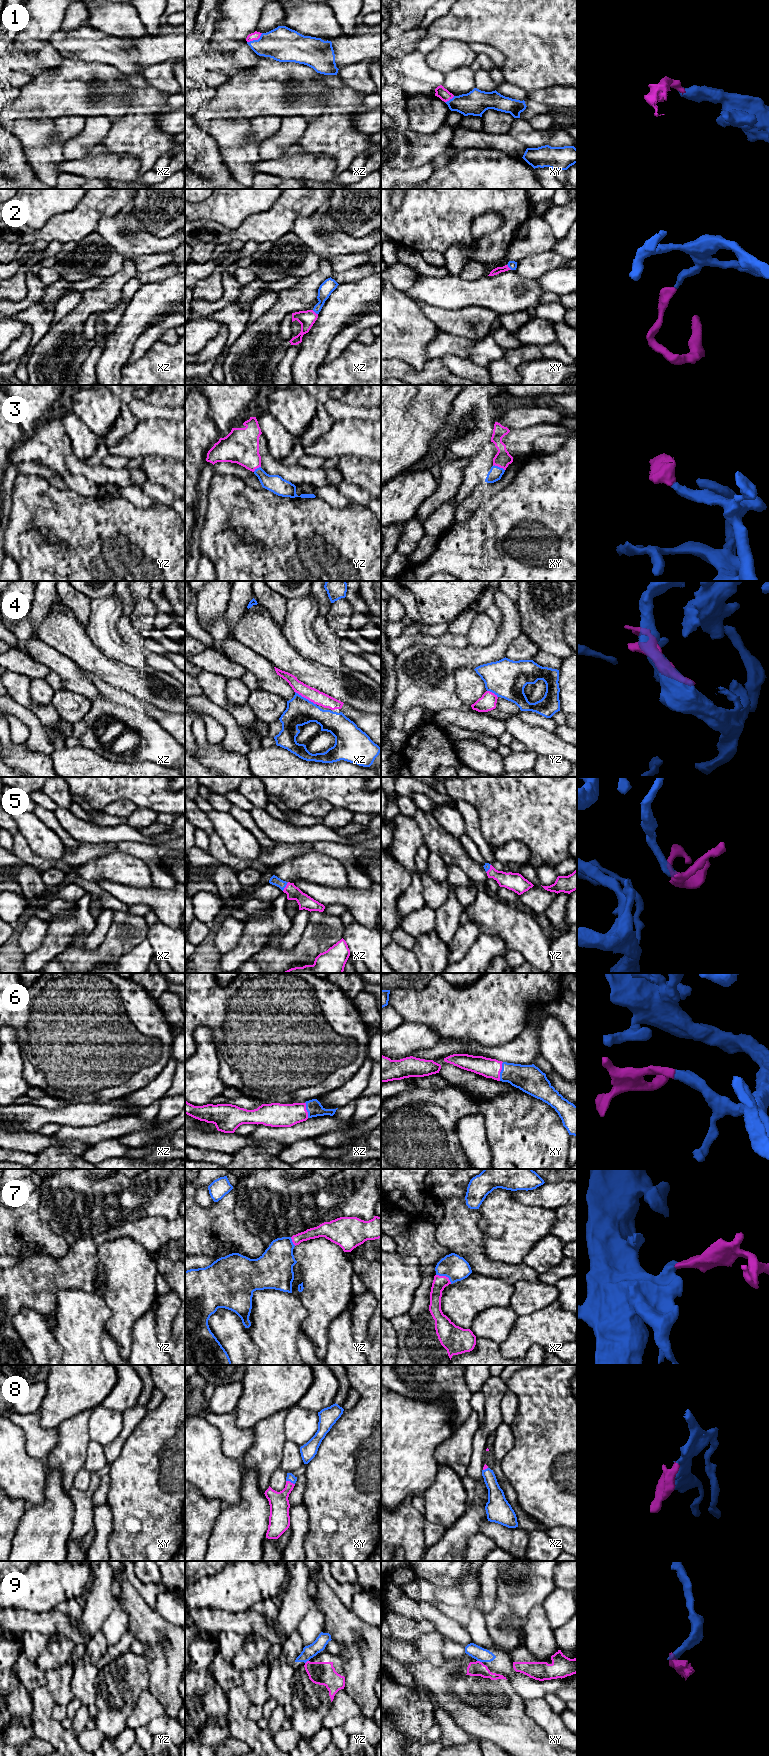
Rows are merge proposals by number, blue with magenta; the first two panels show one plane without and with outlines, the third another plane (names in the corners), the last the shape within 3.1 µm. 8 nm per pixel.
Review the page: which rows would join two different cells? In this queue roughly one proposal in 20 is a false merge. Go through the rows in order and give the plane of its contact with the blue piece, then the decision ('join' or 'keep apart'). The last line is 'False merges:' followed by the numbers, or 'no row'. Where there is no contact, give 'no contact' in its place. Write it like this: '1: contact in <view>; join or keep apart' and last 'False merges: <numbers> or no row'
1: contact in xz; join
2: contact in xz; join
3: contact in xy; join
4: contact in xz; join
5: contact in xz; join
6: contact in xy; join
7: contact in xz; join
8: contact in xy; join
9: contact in xy; keep apart
False merges: 9

